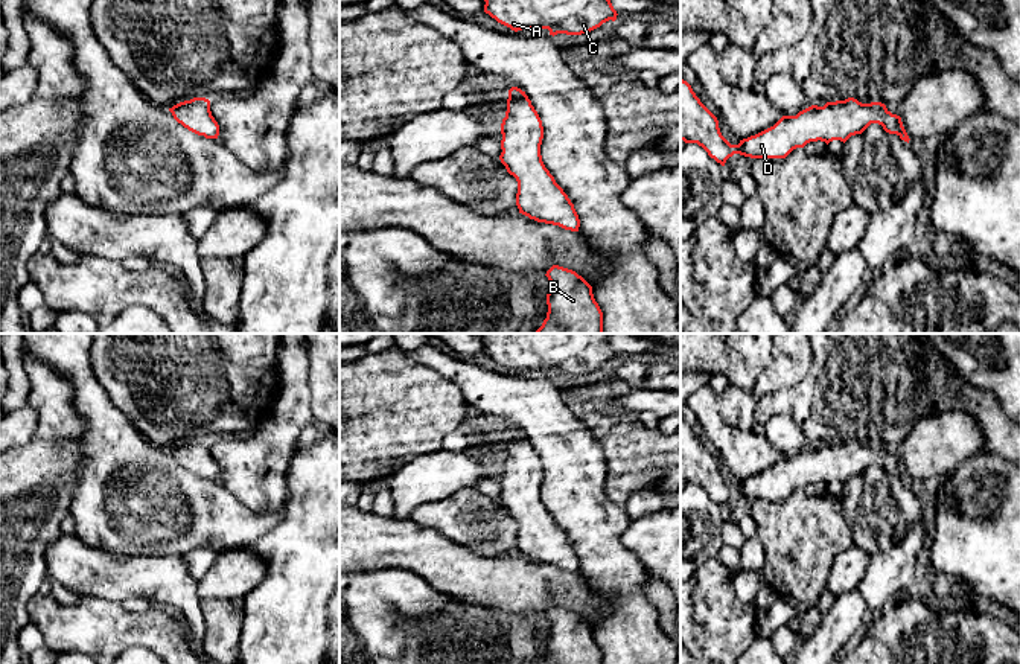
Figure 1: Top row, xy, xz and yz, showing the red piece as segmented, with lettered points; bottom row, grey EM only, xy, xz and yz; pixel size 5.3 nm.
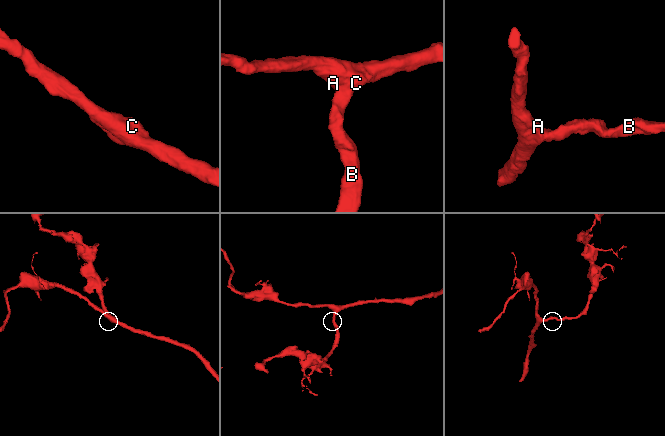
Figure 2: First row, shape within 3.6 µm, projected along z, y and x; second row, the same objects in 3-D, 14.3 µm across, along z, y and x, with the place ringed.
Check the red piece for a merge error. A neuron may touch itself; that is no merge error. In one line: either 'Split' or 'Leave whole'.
Leave whole

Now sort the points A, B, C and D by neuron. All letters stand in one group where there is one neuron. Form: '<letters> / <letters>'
A B C D

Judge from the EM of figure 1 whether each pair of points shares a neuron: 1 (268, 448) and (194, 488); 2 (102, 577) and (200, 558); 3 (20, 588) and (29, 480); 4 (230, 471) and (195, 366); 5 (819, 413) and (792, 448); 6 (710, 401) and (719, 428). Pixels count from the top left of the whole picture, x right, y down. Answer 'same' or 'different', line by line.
1: different
2: different
3: same
4: different
5: different
6: same

